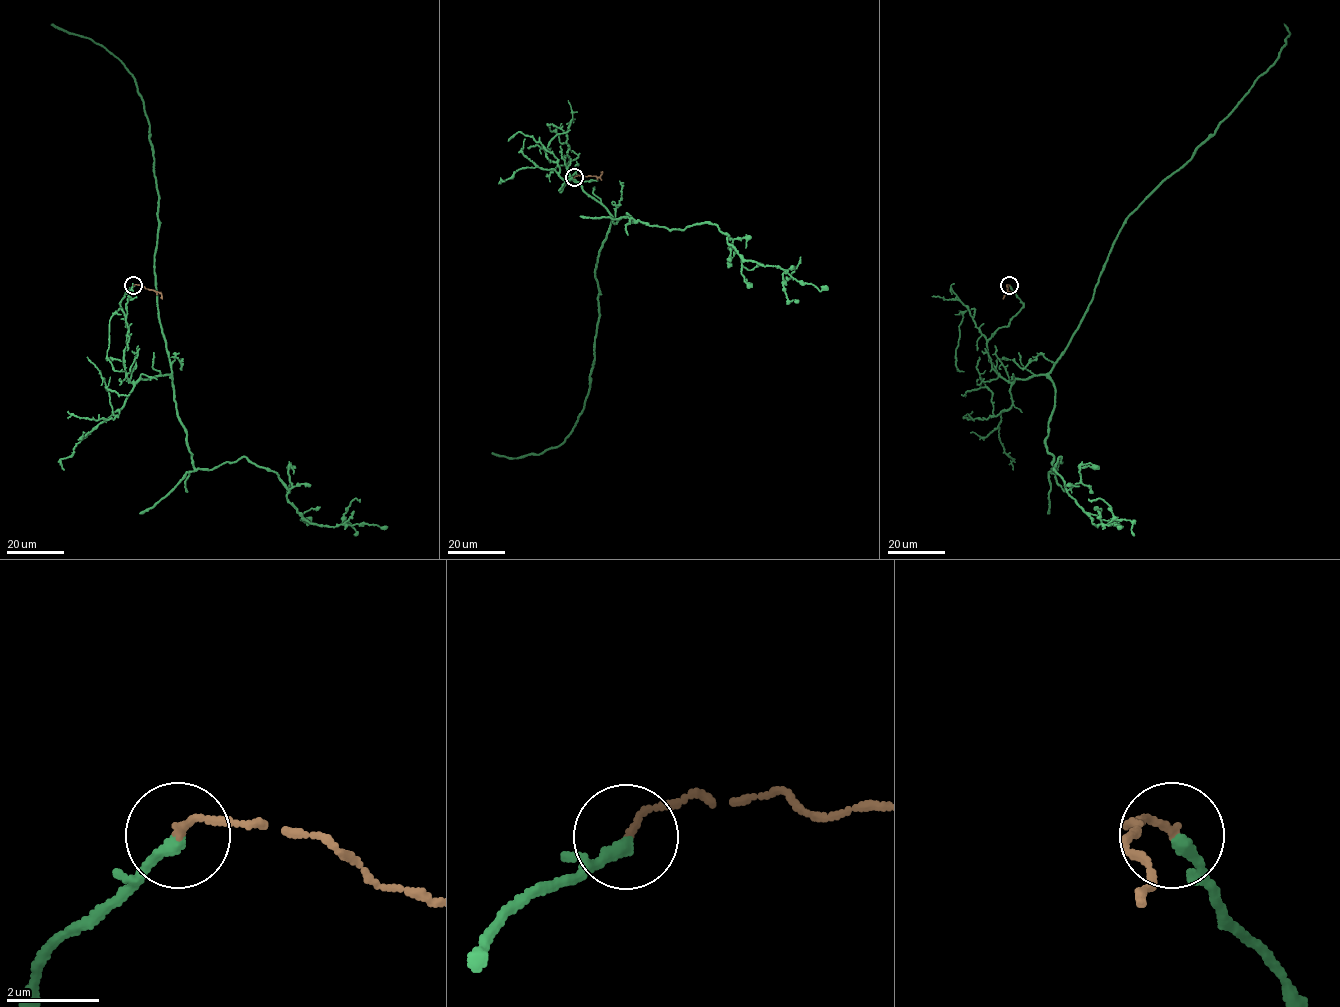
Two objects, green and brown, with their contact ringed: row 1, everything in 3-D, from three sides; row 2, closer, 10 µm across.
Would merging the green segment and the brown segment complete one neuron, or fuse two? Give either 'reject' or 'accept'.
accept

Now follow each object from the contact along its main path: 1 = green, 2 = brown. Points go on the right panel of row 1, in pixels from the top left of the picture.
1: (1009, 285), (1023, 307), (987, 343), (988, 360), (1012, 382), (1052, 367), (1124, 220), (1278, 58), (1284, 24)
2: (1009, 285), (1006, 284), (1008, 292), (1003, 299)

